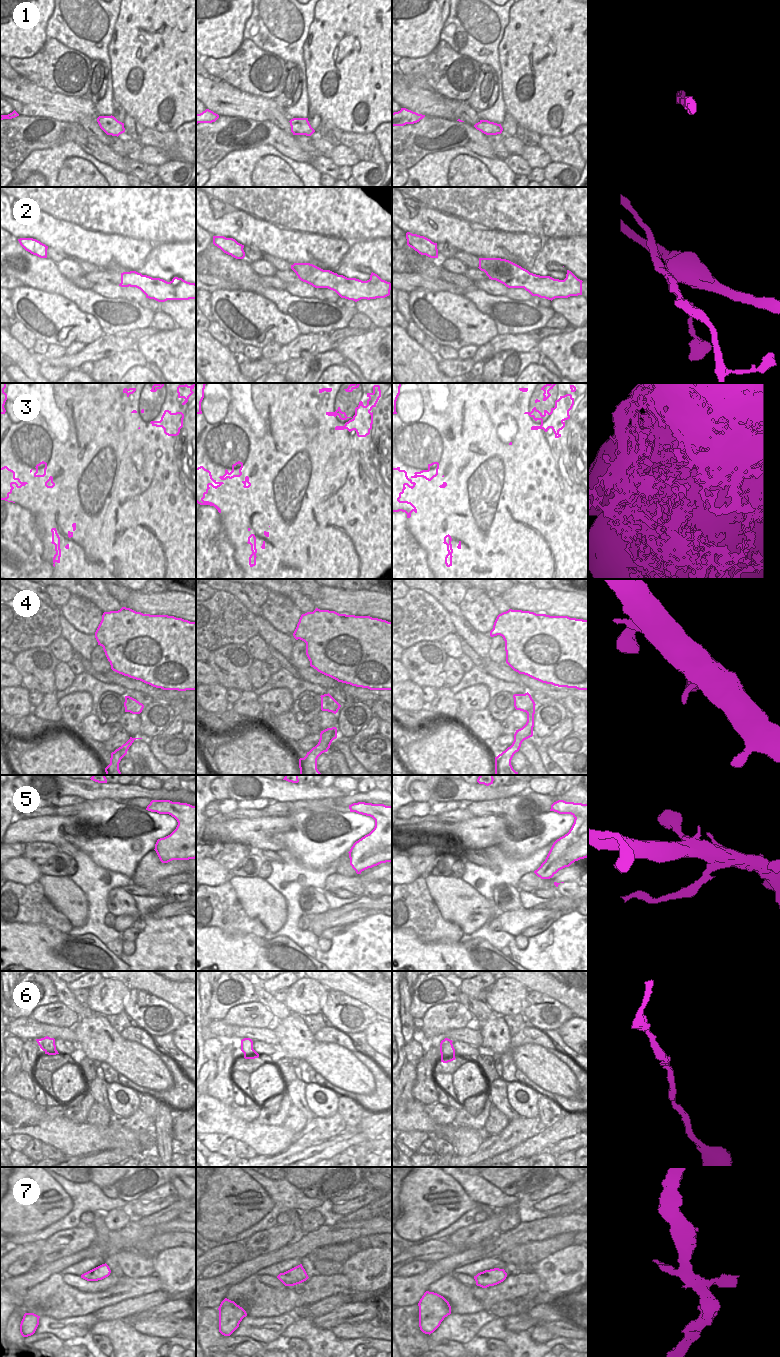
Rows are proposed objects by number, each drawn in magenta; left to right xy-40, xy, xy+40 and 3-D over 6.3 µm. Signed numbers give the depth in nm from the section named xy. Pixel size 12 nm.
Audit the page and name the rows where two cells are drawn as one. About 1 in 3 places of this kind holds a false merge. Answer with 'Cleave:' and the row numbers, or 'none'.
Cleave: 2, 5

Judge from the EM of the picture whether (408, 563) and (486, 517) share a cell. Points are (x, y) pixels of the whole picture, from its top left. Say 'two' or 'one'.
two

